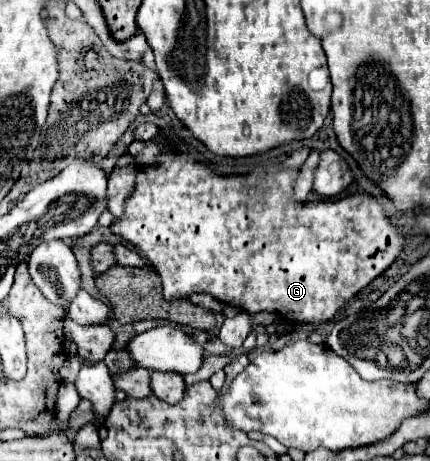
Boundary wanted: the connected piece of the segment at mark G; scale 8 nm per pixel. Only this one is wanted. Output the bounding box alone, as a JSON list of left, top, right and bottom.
[112,152,406,328]

